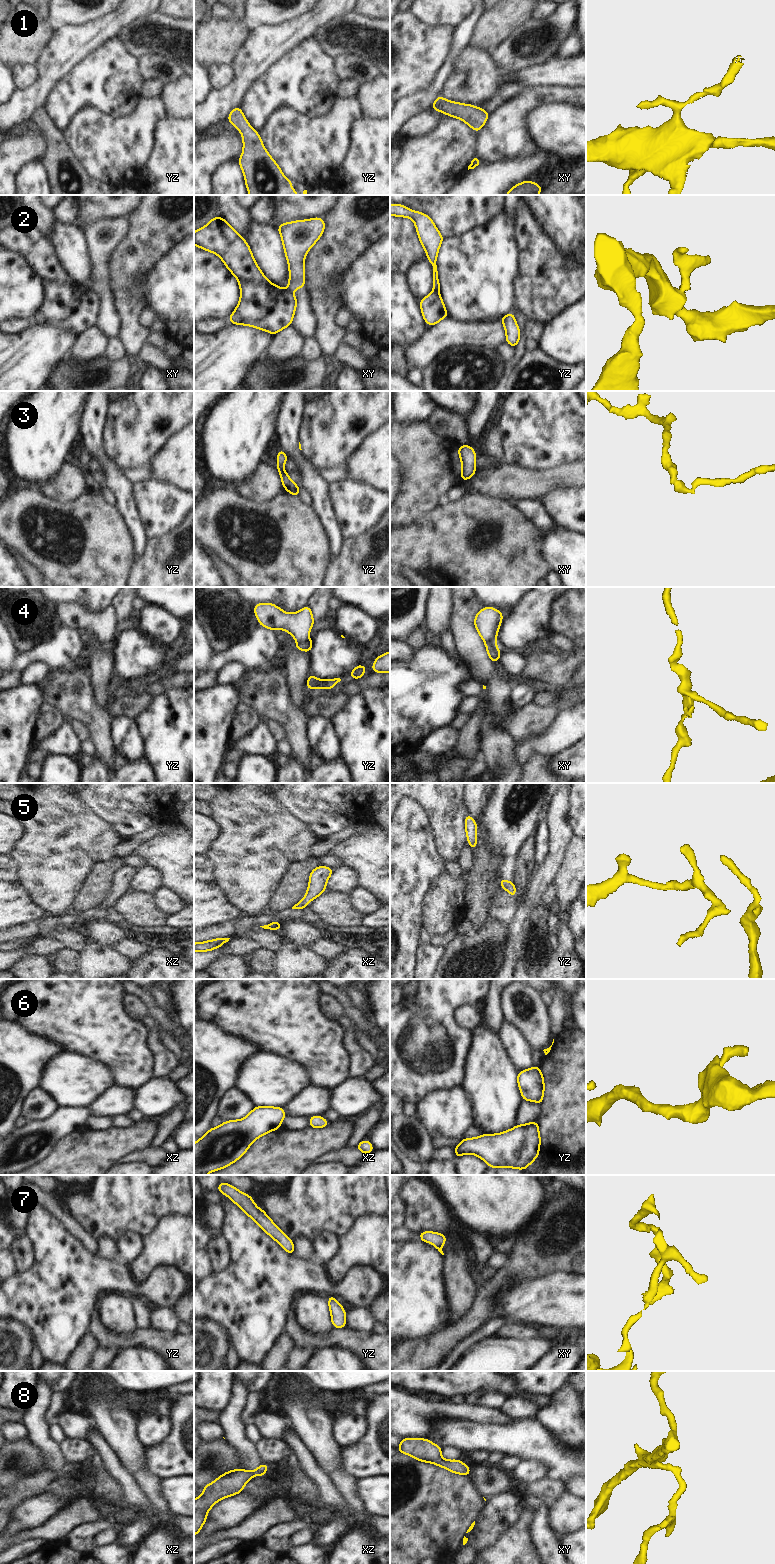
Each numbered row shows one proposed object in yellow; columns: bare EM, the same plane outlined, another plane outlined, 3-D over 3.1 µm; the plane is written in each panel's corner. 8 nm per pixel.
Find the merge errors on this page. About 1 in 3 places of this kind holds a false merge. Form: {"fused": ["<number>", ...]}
{"fused": ["2", "3", "4"]}

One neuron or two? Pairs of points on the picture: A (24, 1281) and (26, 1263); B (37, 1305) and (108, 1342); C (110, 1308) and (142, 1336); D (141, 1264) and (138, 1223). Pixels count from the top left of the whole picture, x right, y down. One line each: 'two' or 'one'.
A: two
B: two
C: two
D: two

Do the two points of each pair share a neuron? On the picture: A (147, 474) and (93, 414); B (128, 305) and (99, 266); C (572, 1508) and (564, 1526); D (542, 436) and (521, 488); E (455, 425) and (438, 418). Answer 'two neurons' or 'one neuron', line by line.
A: two neurons
B: two neurons
C: one neuron
D: two neurons
E: one neuron

